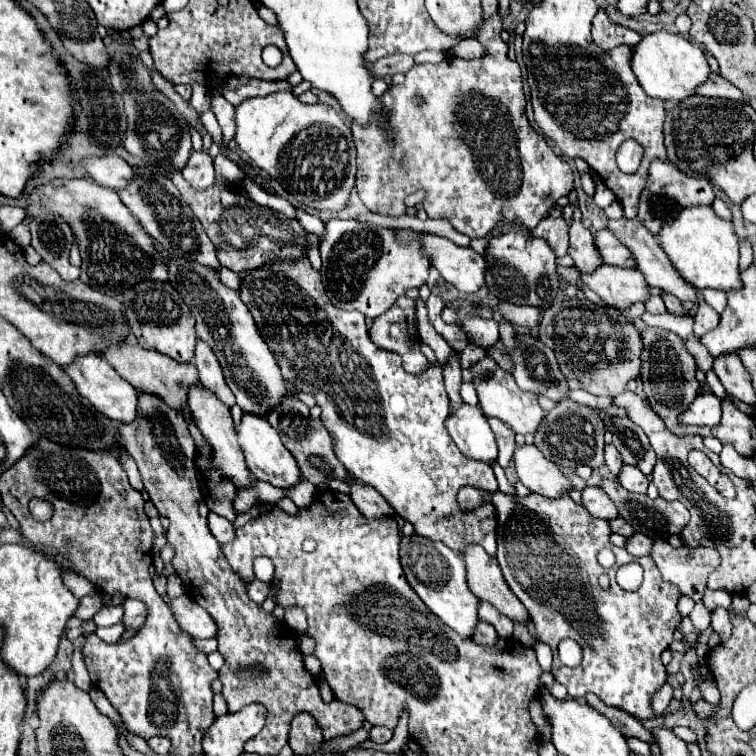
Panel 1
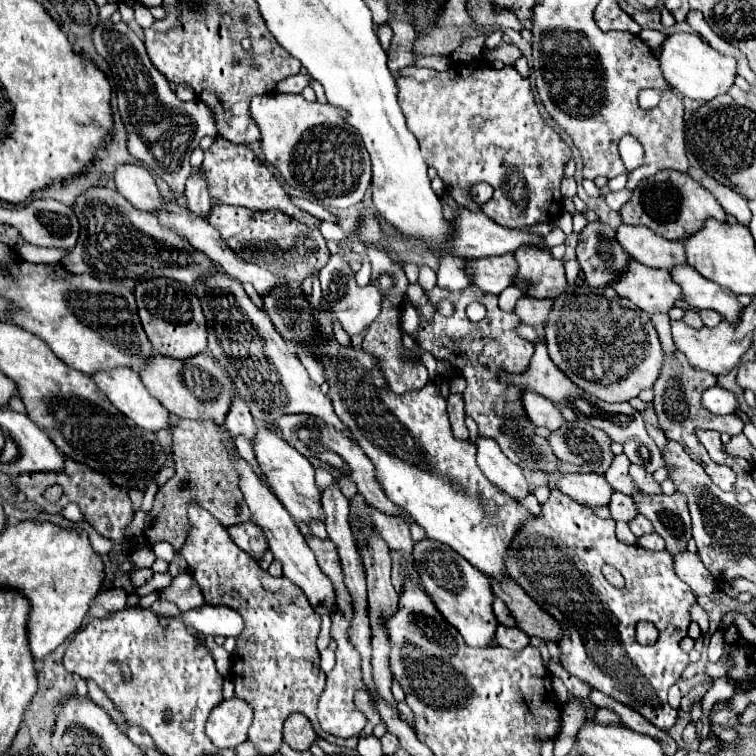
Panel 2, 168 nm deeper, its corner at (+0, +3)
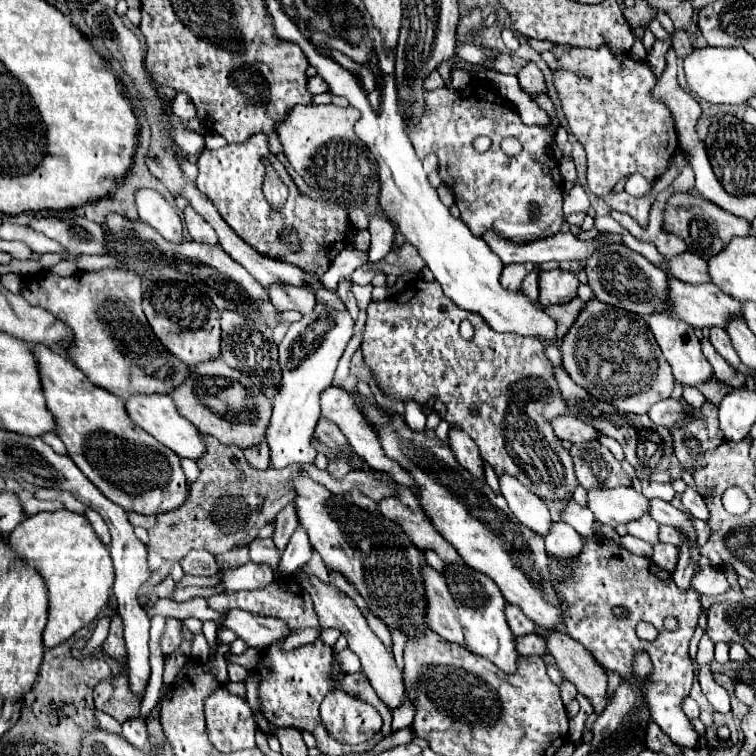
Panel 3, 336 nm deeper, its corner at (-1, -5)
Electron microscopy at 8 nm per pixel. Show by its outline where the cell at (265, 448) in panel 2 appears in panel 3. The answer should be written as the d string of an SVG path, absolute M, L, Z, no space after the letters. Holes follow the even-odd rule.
M305 472L293 474L293 484L297 488L297 516L299 524L307 530L309 540L313 548L321 554L325 566L337 574L341 574L349 584L355 586L355 590L365 598L369 604L369 610L389 628L399 628L403 634L409 638L419 638L423 632L429 628L425 614L427 614L427 598L425 598L425 588L423 588L423 568L429 566L423 552L411 542L411 538L405 534L405 530L385 518L381 512L369 512L363 510L351 502L347 502L343 496L333 496L325 486L309 480Z

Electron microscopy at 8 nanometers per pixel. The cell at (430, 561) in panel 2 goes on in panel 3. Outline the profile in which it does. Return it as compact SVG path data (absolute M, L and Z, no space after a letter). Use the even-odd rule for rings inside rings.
M447 566L445 576L449 590L453 592L453 598L457 600L467 650L491 660L505 674L513 674L517 670L517 658L519 658L519 652L515 648L517 636L511 632L505 620L505 598L497 588L497 584L477 570L471 572L469 566Z

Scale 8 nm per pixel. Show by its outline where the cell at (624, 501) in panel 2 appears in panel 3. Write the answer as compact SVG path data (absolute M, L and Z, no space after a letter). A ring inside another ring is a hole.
M643 516L641 520L635 520L633 524L627 524L627 530L631 536L637 536L649 544L659 542L659 524L651 516Z

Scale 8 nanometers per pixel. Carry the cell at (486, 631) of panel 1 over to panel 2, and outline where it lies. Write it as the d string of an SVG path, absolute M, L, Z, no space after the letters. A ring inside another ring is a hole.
M498 624L498 626L496 626L496 634L494 634L494 642L496 642L498 646L510 648L510 650L520 650L520 648L524 648L524 646L530 642L530 638L528 638L528 634L524 634L524 632L522 632L520 628L516 628L516 626L508 628L508 626Z

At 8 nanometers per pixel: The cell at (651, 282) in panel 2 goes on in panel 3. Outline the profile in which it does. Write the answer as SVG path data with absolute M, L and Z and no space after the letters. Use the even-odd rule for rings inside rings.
M671 278L669 302L669 314L693 328L727 328L733 318L741 316L741 304L711 282L693 286Z

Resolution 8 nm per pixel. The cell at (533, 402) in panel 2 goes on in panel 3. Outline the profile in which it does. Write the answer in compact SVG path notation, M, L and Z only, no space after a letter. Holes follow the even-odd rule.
M565 414L565 416L559 416L557 420L553 420L553 430L561 440L569 440L573 444L597 440L597 436L599 436L599 432L591 424L585 424L583 420L579 420L571 414Z

